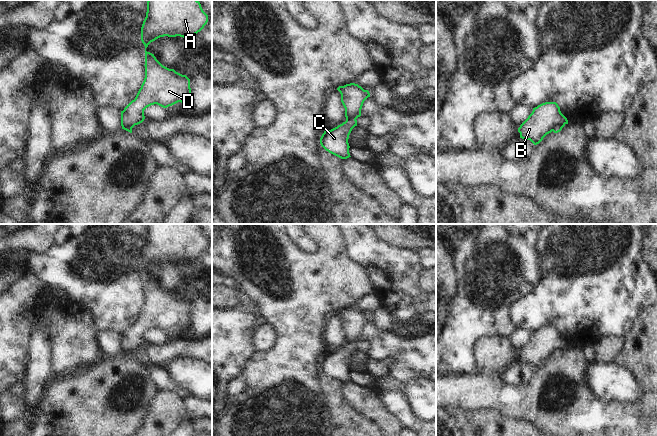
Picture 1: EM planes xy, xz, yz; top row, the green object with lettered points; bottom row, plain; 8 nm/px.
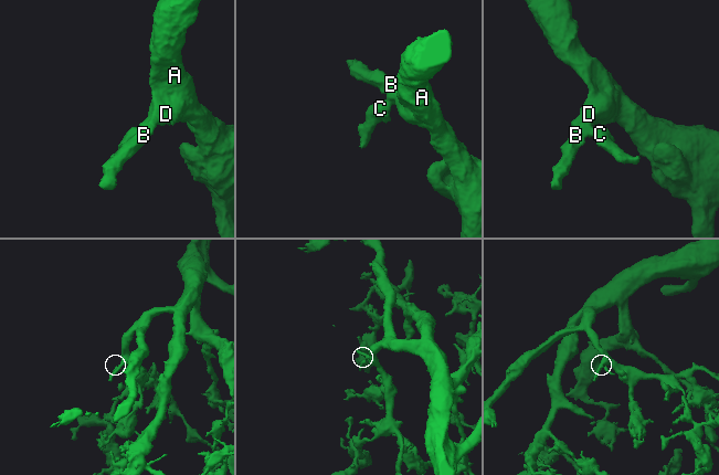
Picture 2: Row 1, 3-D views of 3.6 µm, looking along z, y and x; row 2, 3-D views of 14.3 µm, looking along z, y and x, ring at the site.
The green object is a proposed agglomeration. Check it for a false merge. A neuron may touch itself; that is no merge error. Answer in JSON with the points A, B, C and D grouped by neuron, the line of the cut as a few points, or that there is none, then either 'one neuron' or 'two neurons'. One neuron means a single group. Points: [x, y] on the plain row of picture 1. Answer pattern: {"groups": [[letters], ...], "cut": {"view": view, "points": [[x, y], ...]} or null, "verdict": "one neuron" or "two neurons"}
{"groups": [["A", "B", "D"], ["C"]], "cut": {"view": "yz", "points": [[564, 347], [558, 348], [552, 354]]}, "verdict": "two neurons"}

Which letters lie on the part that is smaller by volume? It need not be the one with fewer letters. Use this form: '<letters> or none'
C.

